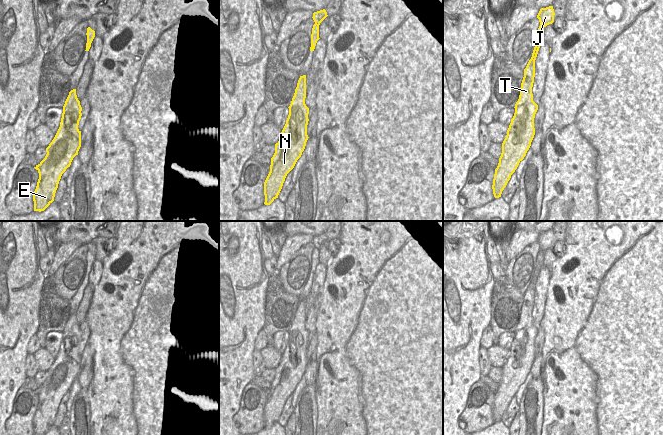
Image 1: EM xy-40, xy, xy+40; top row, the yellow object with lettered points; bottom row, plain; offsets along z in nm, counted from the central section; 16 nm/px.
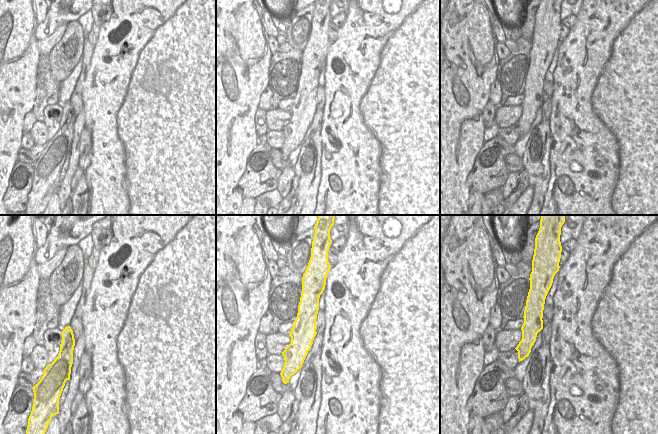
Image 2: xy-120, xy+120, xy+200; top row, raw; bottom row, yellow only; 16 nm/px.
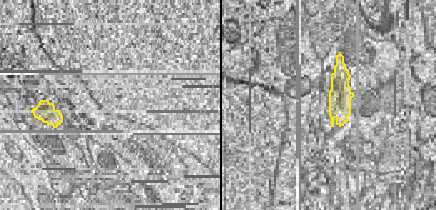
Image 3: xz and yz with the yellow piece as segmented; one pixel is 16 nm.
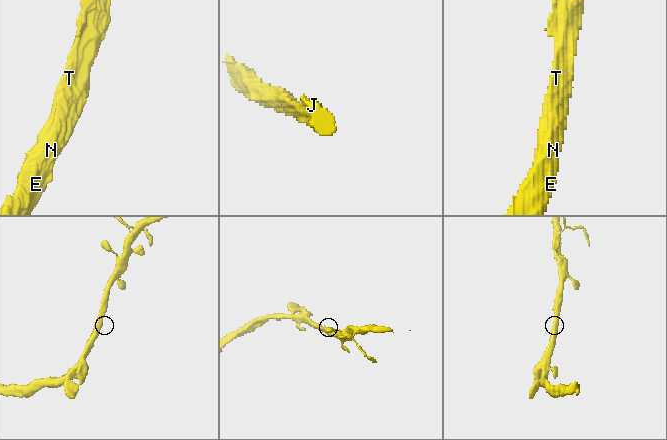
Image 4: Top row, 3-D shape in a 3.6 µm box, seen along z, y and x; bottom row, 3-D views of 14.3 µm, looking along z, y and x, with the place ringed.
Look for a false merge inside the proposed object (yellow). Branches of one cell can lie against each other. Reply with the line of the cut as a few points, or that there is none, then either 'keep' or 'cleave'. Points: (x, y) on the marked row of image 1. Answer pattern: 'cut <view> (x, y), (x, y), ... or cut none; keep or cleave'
cut none; keep

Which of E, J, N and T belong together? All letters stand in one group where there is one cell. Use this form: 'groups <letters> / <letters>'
groups E J N T

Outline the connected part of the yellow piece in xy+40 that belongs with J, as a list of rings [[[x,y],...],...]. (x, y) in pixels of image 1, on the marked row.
[[[553,6],[541,8],[537,15],[540,26],[537,30],[535,47],[532,57],[524,69],[519,99],[514,107],[515,113],[502,143],[502,153],[495,169],[492,185],[495,198],[501,197],[511,175],[526,156],[535,135],[534,118],[538,110],[538,105],[533,101],[532,94],[535,60],[540,45],[544,41],[544,28],[554,22],[554,15]]]

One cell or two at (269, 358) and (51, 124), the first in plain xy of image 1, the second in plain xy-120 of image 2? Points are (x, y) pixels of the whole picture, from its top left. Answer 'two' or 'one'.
two

